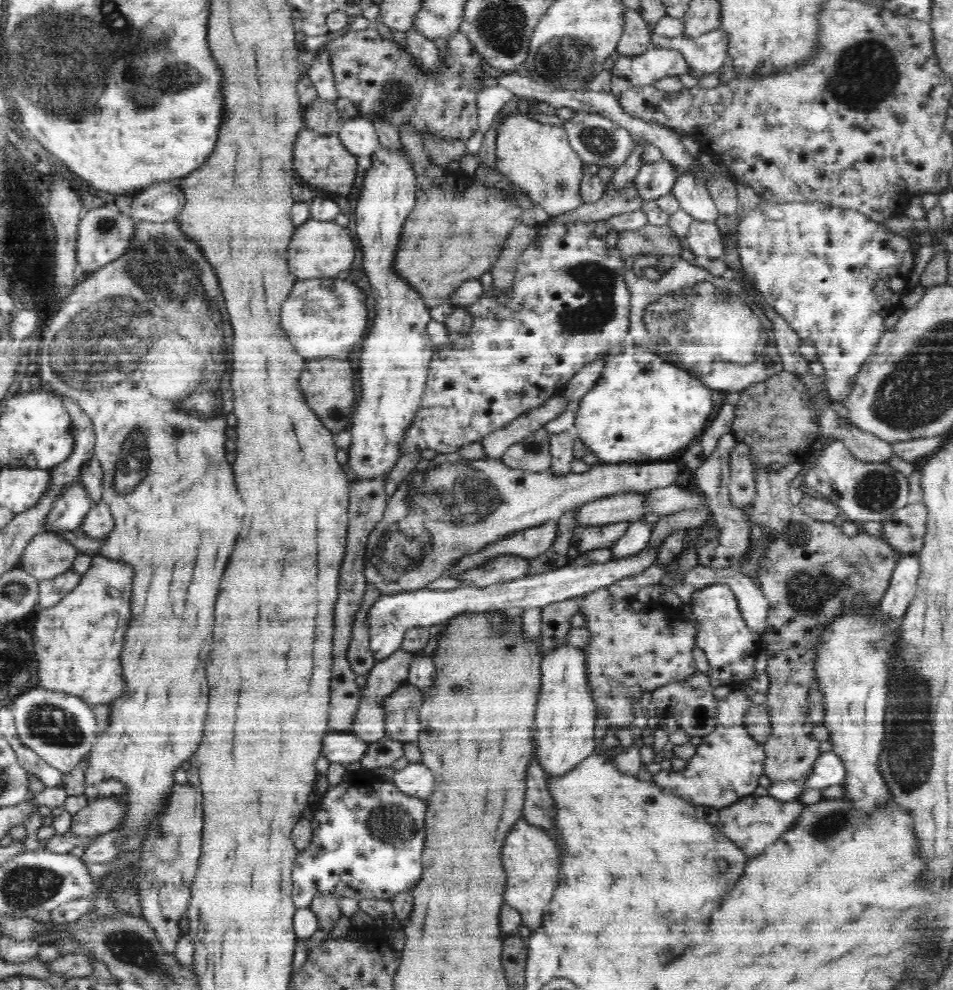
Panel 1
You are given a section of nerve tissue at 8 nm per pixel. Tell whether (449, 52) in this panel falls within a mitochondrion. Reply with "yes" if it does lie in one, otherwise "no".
no

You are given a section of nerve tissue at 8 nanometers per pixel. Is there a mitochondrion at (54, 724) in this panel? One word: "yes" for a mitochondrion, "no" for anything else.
yes

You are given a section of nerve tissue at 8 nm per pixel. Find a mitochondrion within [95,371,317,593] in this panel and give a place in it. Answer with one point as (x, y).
(133, 459)

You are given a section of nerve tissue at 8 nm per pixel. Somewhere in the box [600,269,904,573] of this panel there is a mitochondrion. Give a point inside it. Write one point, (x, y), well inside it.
(876, 491)

